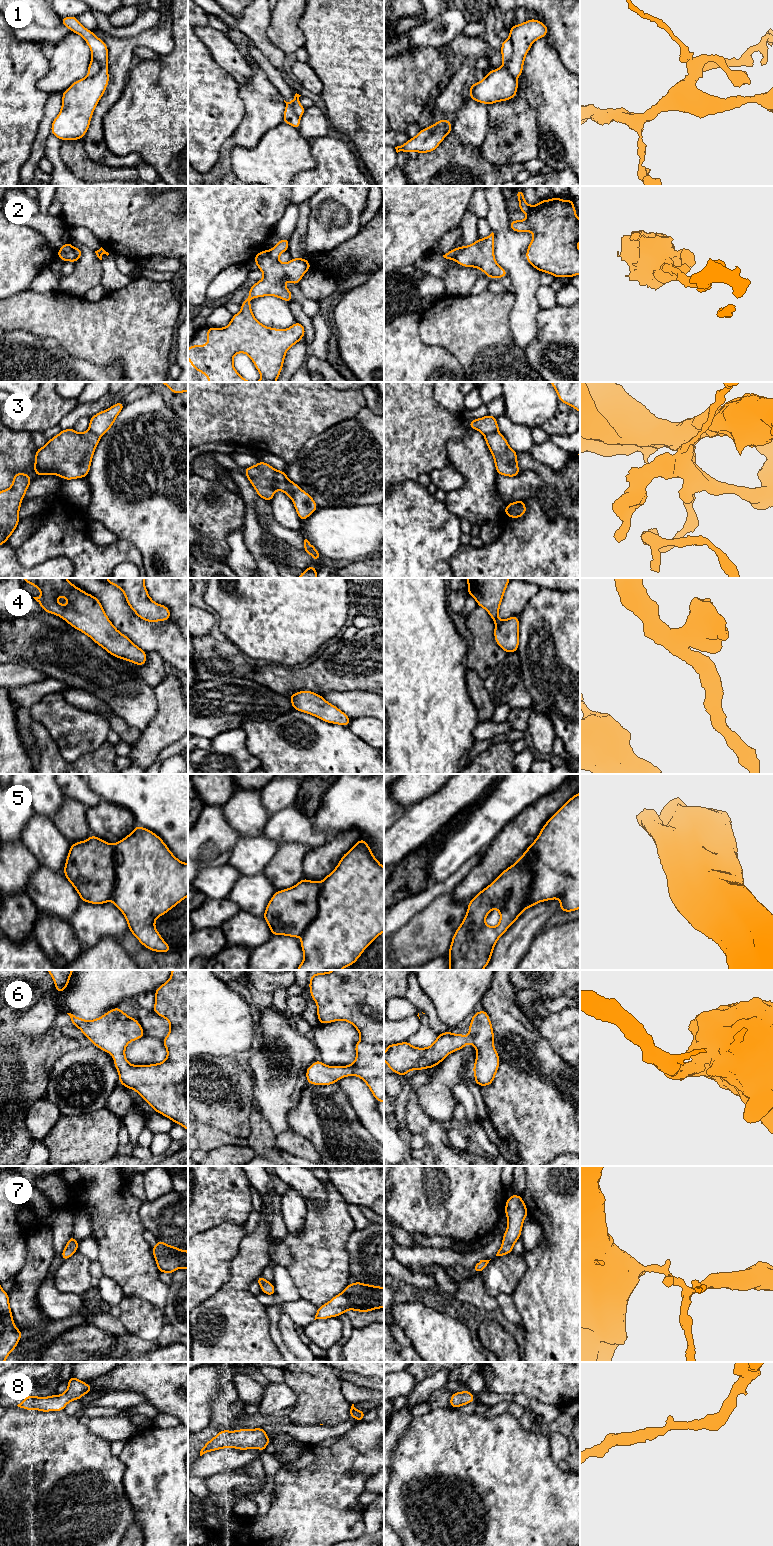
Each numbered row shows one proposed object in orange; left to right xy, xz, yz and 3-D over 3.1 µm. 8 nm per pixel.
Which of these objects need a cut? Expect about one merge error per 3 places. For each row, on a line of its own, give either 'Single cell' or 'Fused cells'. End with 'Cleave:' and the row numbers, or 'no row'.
1: Fused cells
2: Fused cells
3: Single cell
4: Single cell
5: Fused cells
6: Single cell
7: Single cell
8: Single cell
Cleave: 1, 2, 5

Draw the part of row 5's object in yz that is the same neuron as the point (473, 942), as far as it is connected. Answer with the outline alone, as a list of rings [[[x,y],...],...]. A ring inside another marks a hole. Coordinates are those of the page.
[[[524,857],[505,869],[489,886],[475,895],[468,903],[467,913],[452,938],[448,951],[448,970],[483,970],[489,964],[498,939],[523,912],[523,905],[531,891],[532,880],[530,862]],[[494,908],[499,910],[500,921],[497,926],[490,927],[486,924],[485,918]]]

